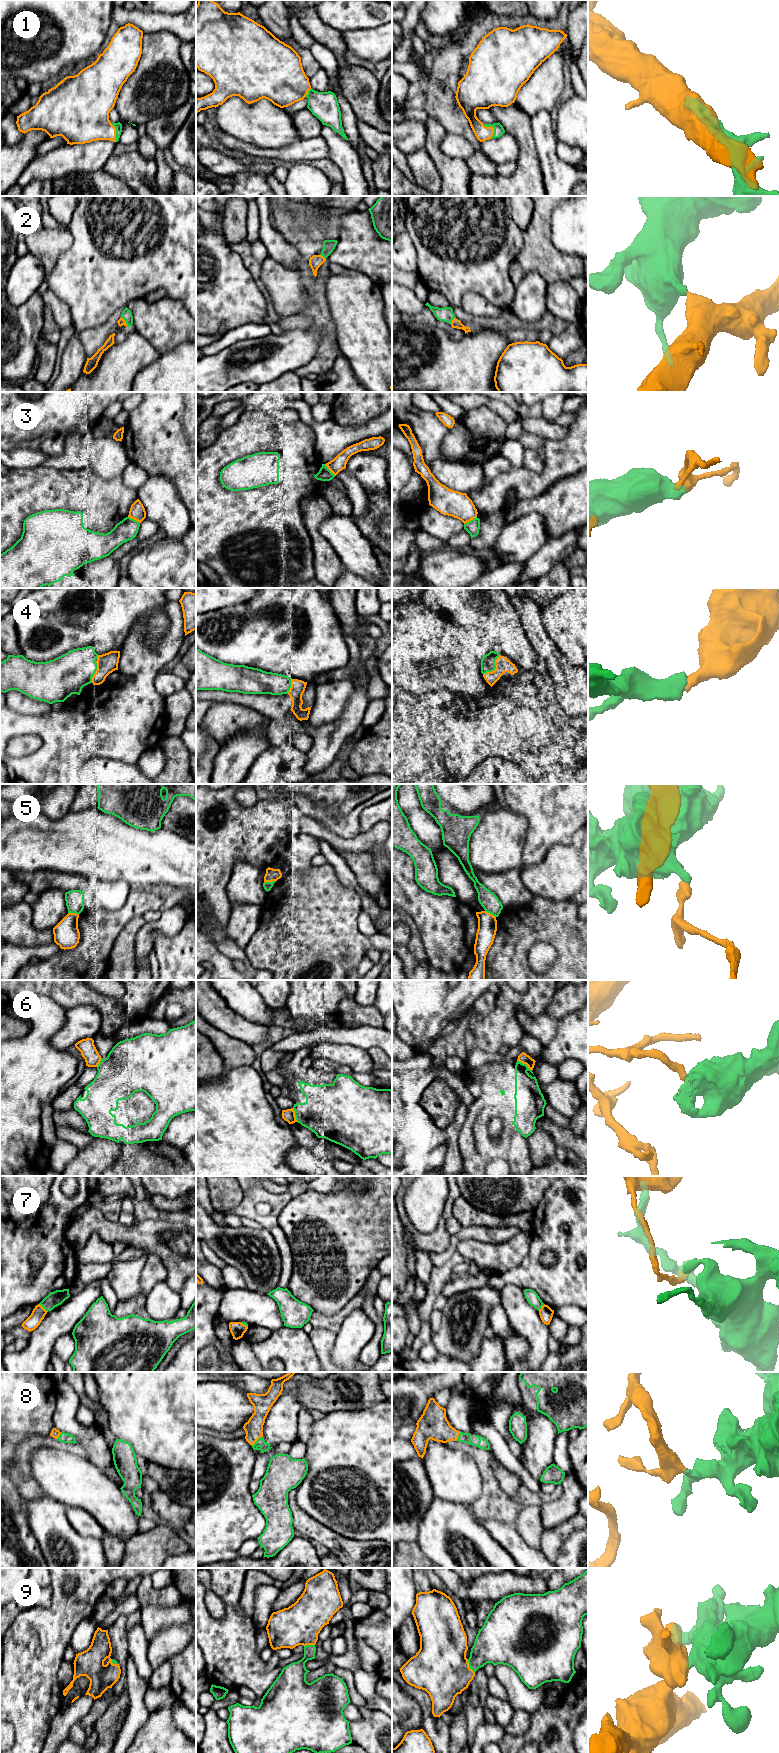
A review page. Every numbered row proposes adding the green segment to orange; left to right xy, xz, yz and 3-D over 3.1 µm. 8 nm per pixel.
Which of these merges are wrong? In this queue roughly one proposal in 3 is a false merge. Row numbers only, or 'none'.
3, 5, 6, 7

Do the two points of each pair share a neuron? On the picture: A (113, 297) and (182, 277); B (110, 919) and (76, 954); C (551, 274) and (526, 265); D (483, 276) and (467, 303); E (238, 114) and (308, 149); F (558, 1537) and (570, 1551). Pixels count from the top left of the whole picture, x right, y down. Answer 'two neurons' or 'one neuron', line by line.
A: one neuron
B: one neuron
C: one neuron
D: two neurons
E: two neurons
F: two neurons

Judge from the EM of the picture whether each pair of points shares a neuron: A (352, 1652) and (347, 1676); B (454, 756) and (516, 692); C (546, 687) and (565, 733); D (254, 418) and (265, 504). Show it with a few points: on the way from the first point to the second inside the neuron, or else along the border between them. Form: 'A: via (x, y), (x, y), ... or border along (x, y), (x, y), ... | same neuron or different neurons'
A: border along (334, 1666), (346, 1668), (352, 1672) | different neurons
B: border along (525, 694), (519, 700), (513, 699) | different neurons
C: via (551, 698), (552, 707), (558, 714), (561, 722) | same neuron
D: via (229, 447), (214, 462), (214, 485), (236, 504) | same neuron

